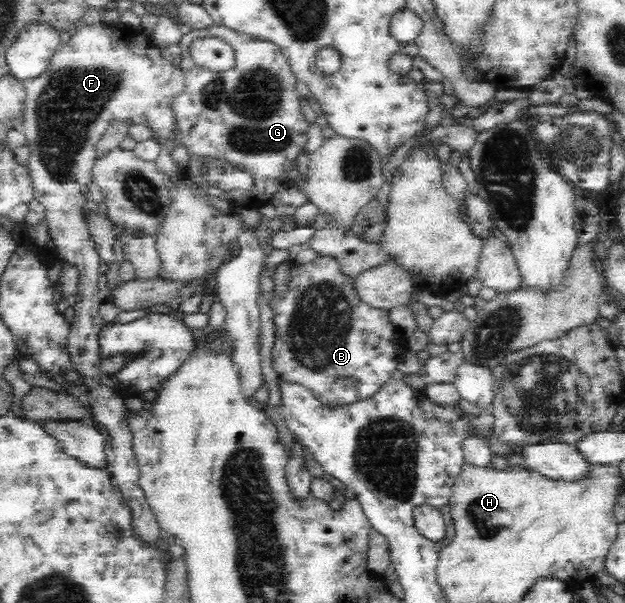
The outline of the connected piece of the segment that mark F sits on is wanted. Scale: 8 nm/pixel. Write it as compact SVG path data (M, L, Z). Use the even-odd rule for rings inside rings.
M100 22L79 27L75 35L61 45L59 51L51 57L49 68L40 77L28 81L25 87L27 95L25 95L24 119L20 129L26 135L25 144L30 149L29 159L25 164L34 189L34 200L45 208L48 232L56 254L75 264L78 269L78 286L75 303L73 303L74 320L67 337L67 350L73 358L75 371L82 377L80 380L90 391L87 398L91 402L95 420L102 424L109 432L109 437L113 438L109 439L111 461L106 470L110 472L112 482L127 498L127 503L131 508L131 518L134 519L135 531L148 543L156 543L162 532L144 492L140 489L140 470L132 449L133 435L126 421L124 398L115 389L107 388L100 383L101 359L98 335L106 323L99 315L99 307L101 303L104 303L104 298L97 286L100 276L99 267L101 267L99 263L102 259L95 249L95 240L91 236L90 225L86 219L87 205L85 203L92 199L89 194L92 167L97 157L98 143L106 132L109 122L115 119L127 122L129 125L143 124L152 127L159 136L159 139L155 141L167 143L167 139L173 137L173 129L178 128L171 111L171 102L183 90L184 76L178 66L169 63L161 56L159 48L151 43L151 36L142 30L127 29L121 23Z

